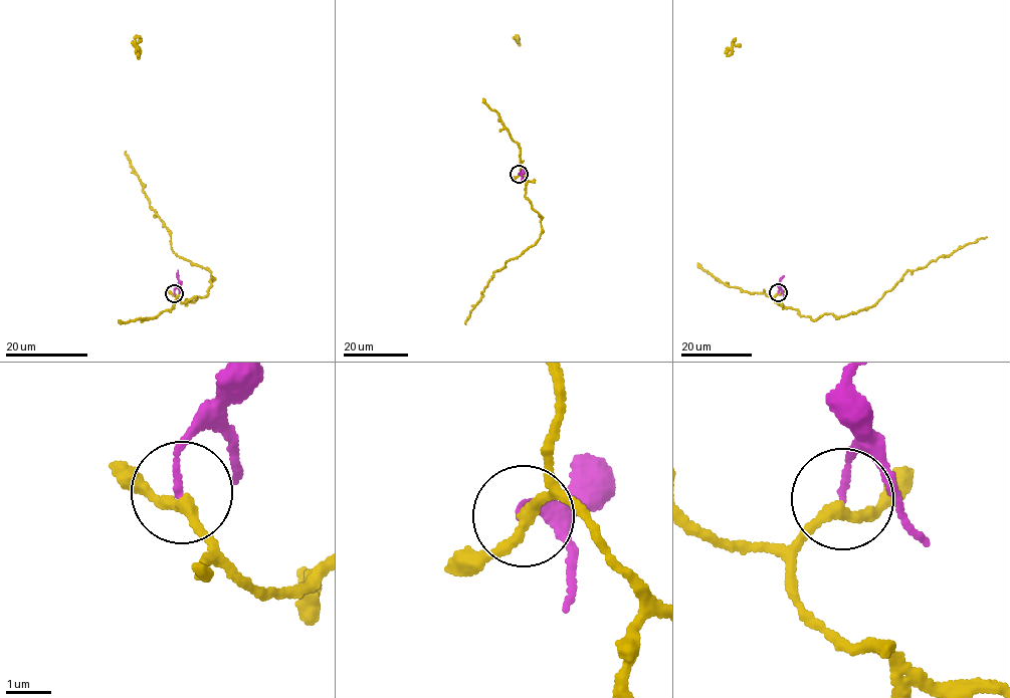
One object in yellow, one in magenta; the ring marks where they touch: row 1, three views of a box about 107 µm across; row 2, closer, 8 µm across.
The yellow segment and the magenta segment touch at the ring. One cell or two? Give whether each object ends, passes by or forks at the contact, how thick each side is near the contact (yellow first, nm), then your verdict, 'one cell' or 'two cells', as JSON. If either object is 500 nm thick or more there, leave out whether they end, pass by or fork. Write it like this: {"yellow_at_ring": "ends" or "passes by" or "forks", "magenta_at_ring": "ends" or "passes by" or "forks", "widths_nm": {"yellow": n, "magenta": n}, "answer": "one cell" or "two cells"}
{"yellow_at_ring": "passes by", "magenta_at_ring": "ends", "widths_nm": {"yellow": 240, "magenta": 130}, "answer": "two cells"}

